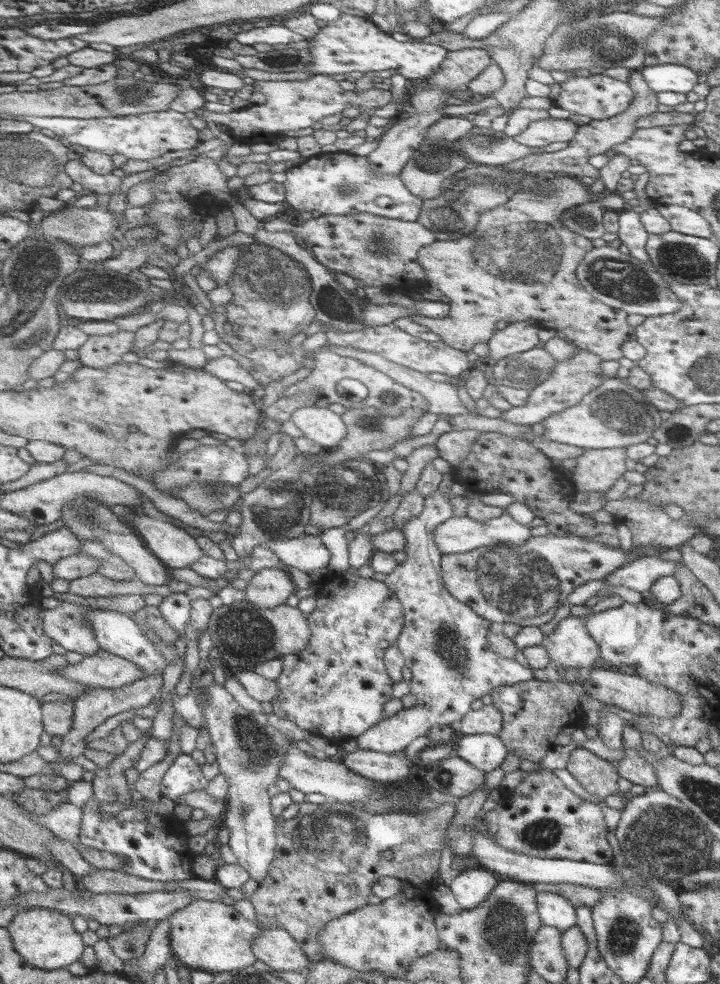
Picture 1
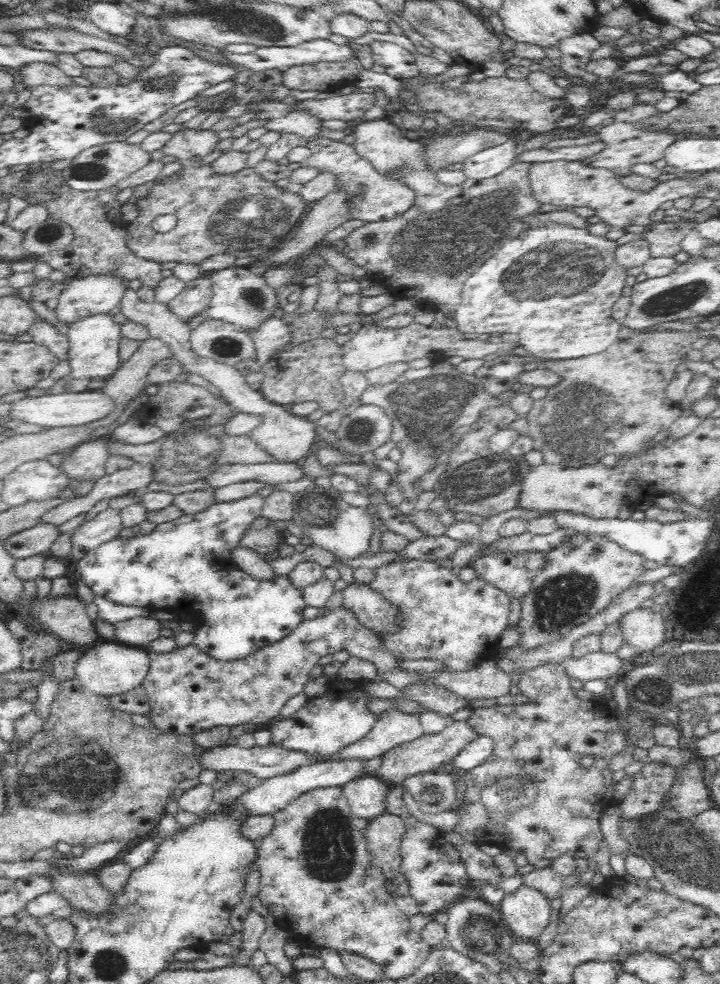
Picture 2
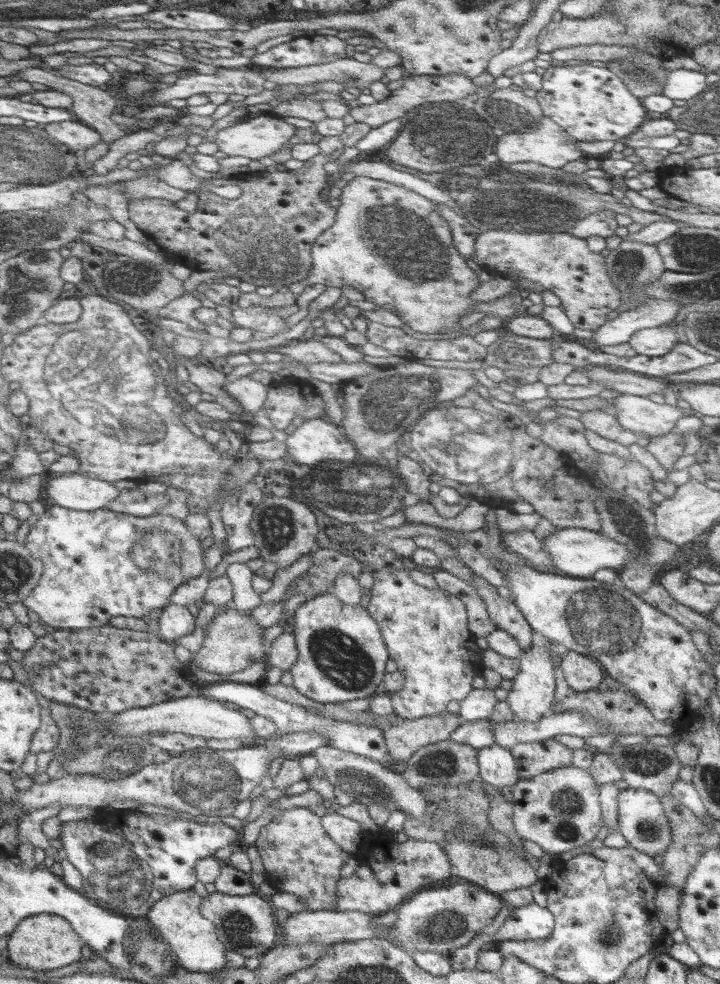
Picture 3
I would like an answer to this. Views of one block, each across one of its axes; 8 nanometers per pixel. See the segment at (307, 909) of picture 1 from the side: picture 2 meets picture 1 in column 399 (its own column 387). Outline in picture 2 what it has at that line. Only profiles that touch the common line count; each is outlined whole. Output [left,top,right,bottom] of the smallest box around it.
[365,813,404,880]

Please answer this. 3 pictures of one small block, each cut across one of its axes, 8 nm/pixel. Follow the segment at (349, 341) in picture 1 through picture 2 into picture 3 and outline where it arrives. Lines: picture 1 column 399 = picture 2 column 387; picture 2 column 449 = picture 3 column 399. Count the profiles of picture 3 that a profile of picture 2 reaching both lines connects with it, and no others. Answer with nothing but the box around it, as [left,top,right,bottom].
[365,322,487,361]

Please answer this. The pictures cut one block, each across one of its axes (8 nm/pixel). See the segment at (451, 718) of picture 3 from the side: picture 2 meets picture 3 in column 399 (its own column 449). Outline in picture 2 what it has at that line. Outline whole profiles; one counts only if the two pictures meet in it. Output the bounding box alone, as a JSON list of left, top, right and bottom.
[373,721,478,783]

